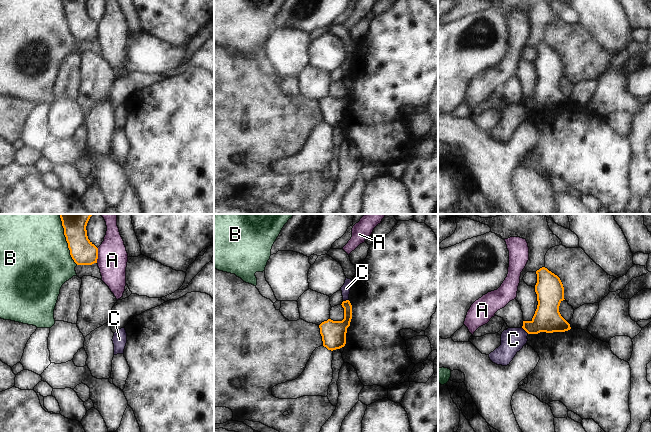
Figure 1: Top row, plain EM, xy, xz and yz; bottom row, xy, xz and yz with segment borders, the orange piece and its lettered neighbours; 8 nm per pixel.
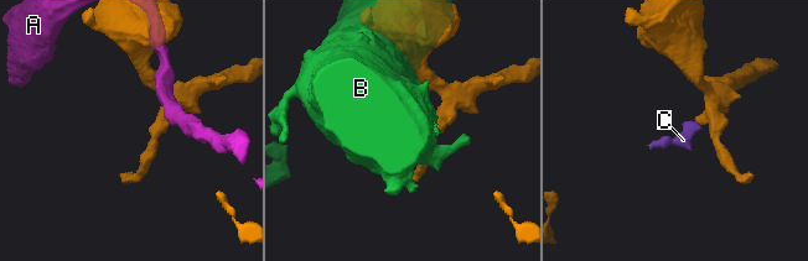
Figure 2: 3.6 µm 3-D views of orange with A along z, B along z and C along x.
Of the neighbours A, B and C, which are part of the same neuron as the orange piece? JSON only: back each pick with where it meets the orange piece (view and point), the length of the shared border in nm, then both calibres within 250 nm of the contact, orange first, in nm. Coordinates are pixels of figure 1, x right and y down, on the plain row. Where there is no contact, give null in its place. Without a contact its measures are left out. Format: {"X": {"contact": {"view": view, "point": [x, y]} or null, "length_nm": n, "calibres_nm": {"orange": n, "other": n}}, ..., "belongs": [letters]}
{"belongs": []}

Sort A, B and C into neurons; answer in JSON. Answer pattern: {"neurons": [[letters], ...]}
{"neurons": [["A"], ["B", "C"]]}

